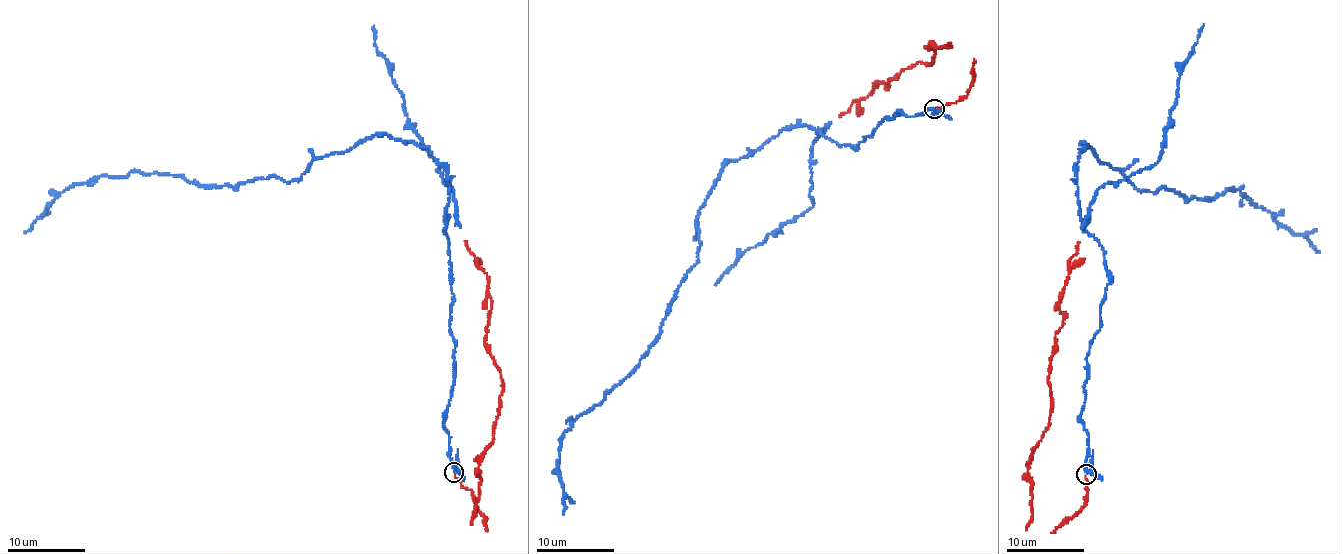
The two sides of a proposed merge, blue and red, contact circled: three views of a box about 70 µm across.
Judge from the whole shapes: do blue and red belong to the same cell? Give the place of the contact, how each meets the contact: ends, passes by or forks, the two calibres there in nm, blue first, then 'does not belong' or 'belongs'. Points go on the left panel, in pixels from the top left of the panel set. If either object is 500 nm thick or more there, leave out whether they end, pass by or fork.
(454, 472) | blue forks | red ends | 170/130 nm | belongs

